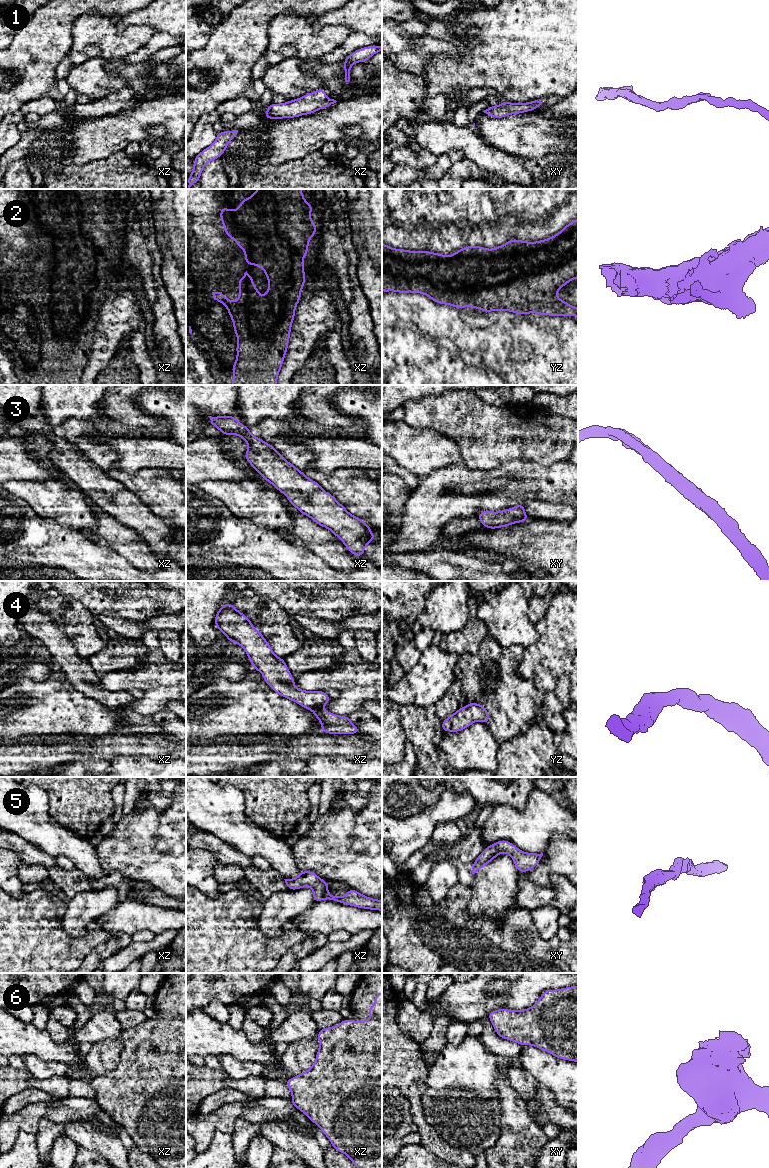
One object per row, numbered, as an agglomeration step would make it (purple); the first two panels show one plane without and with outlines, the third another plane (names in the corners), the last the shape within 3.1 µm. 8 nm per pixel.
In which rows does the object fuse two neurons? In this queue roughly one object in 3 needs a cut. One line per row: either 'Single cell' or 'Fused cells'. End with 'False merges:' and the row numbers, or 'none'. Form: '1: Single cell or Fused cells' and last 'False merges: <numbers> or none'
1: Single cell
2: Single cell
3: Single cell
4: Single cell
5: Single cell
6: Single cell
False merges: none

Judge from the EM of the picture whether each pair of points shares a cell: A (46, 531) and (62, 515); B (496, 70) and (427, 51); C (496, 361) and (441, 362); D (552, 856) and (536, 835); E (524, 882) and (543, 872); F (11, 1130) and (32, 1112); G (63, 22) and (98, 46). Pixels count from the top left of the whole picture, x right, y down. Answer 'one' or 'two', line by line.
A: two
B: two
C: one
D: two
E: two
F: one
G: two

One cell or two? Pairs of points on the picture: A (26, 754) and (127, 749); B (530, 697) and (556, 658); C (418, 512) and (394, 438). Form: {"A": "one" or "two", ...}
{"A": "one", "B": "two", "C": "two"}

